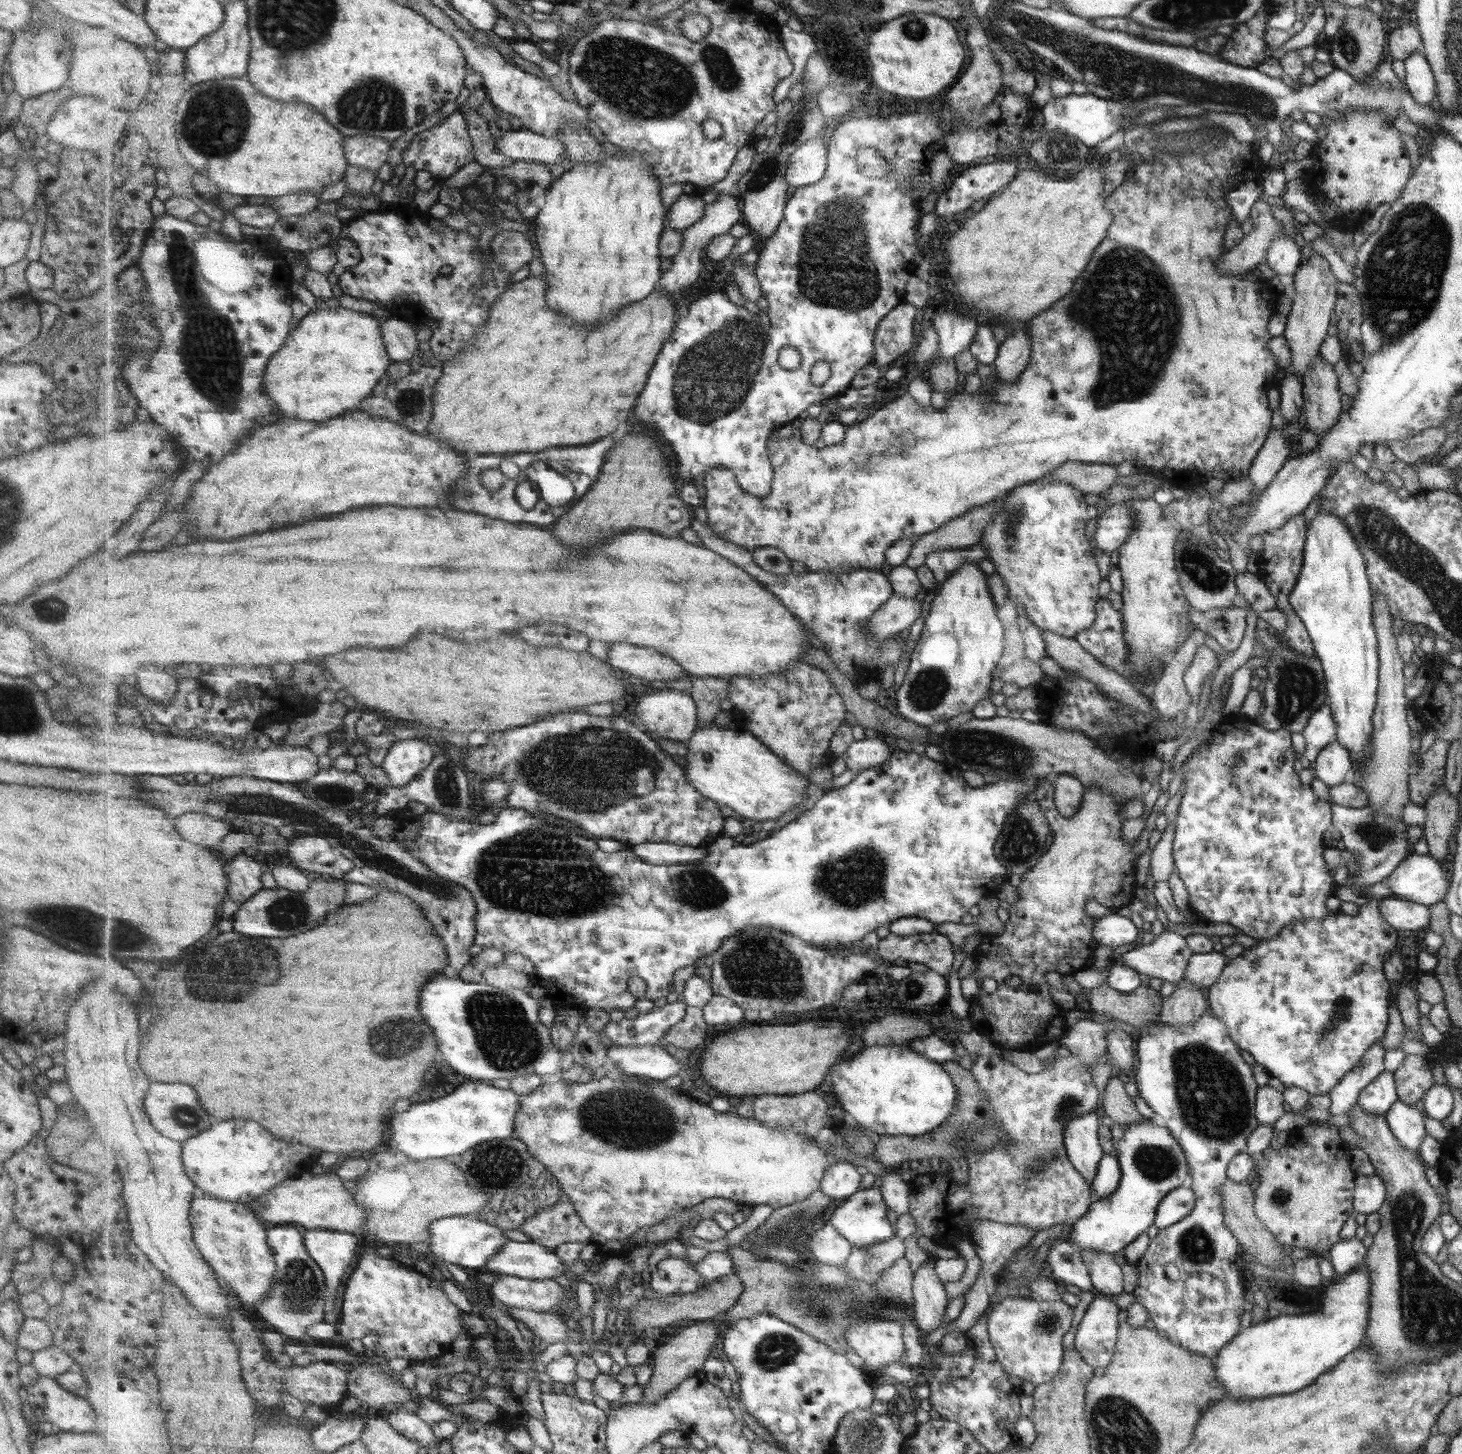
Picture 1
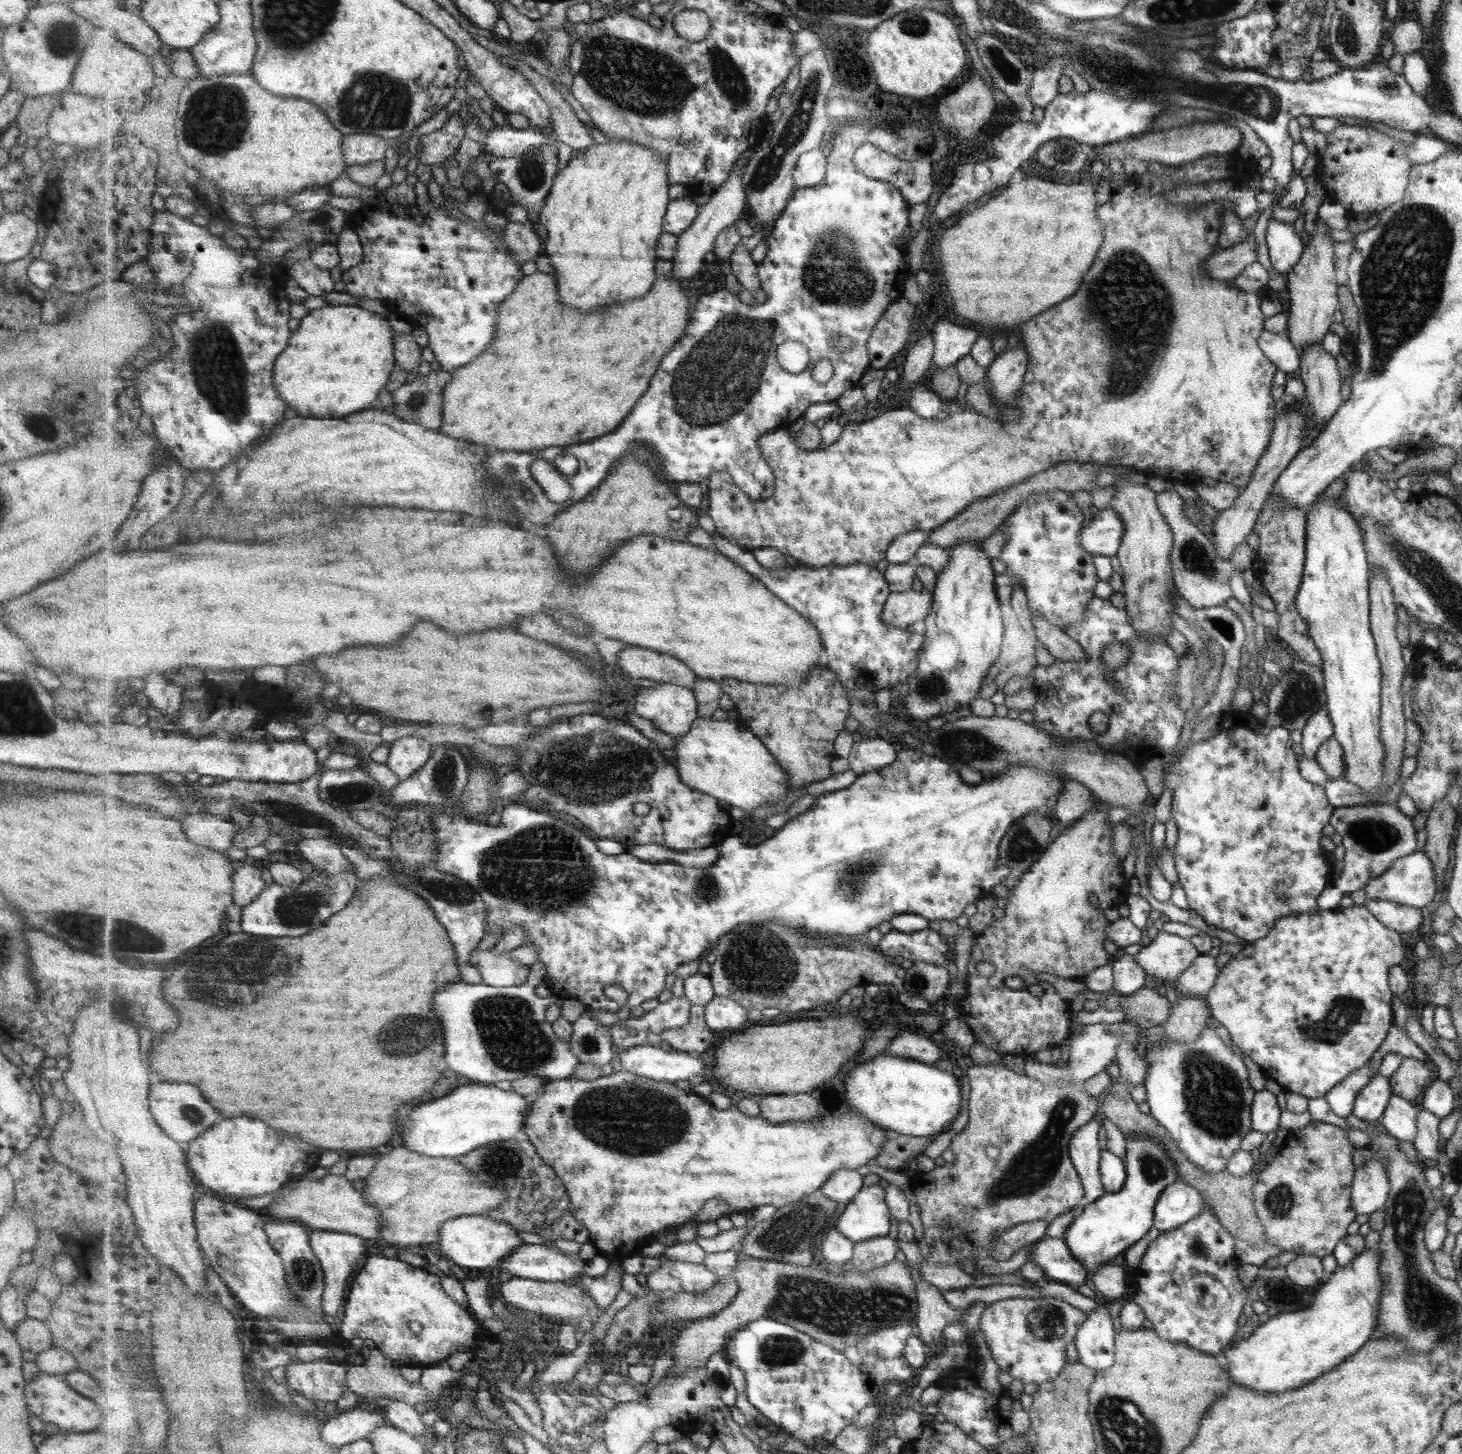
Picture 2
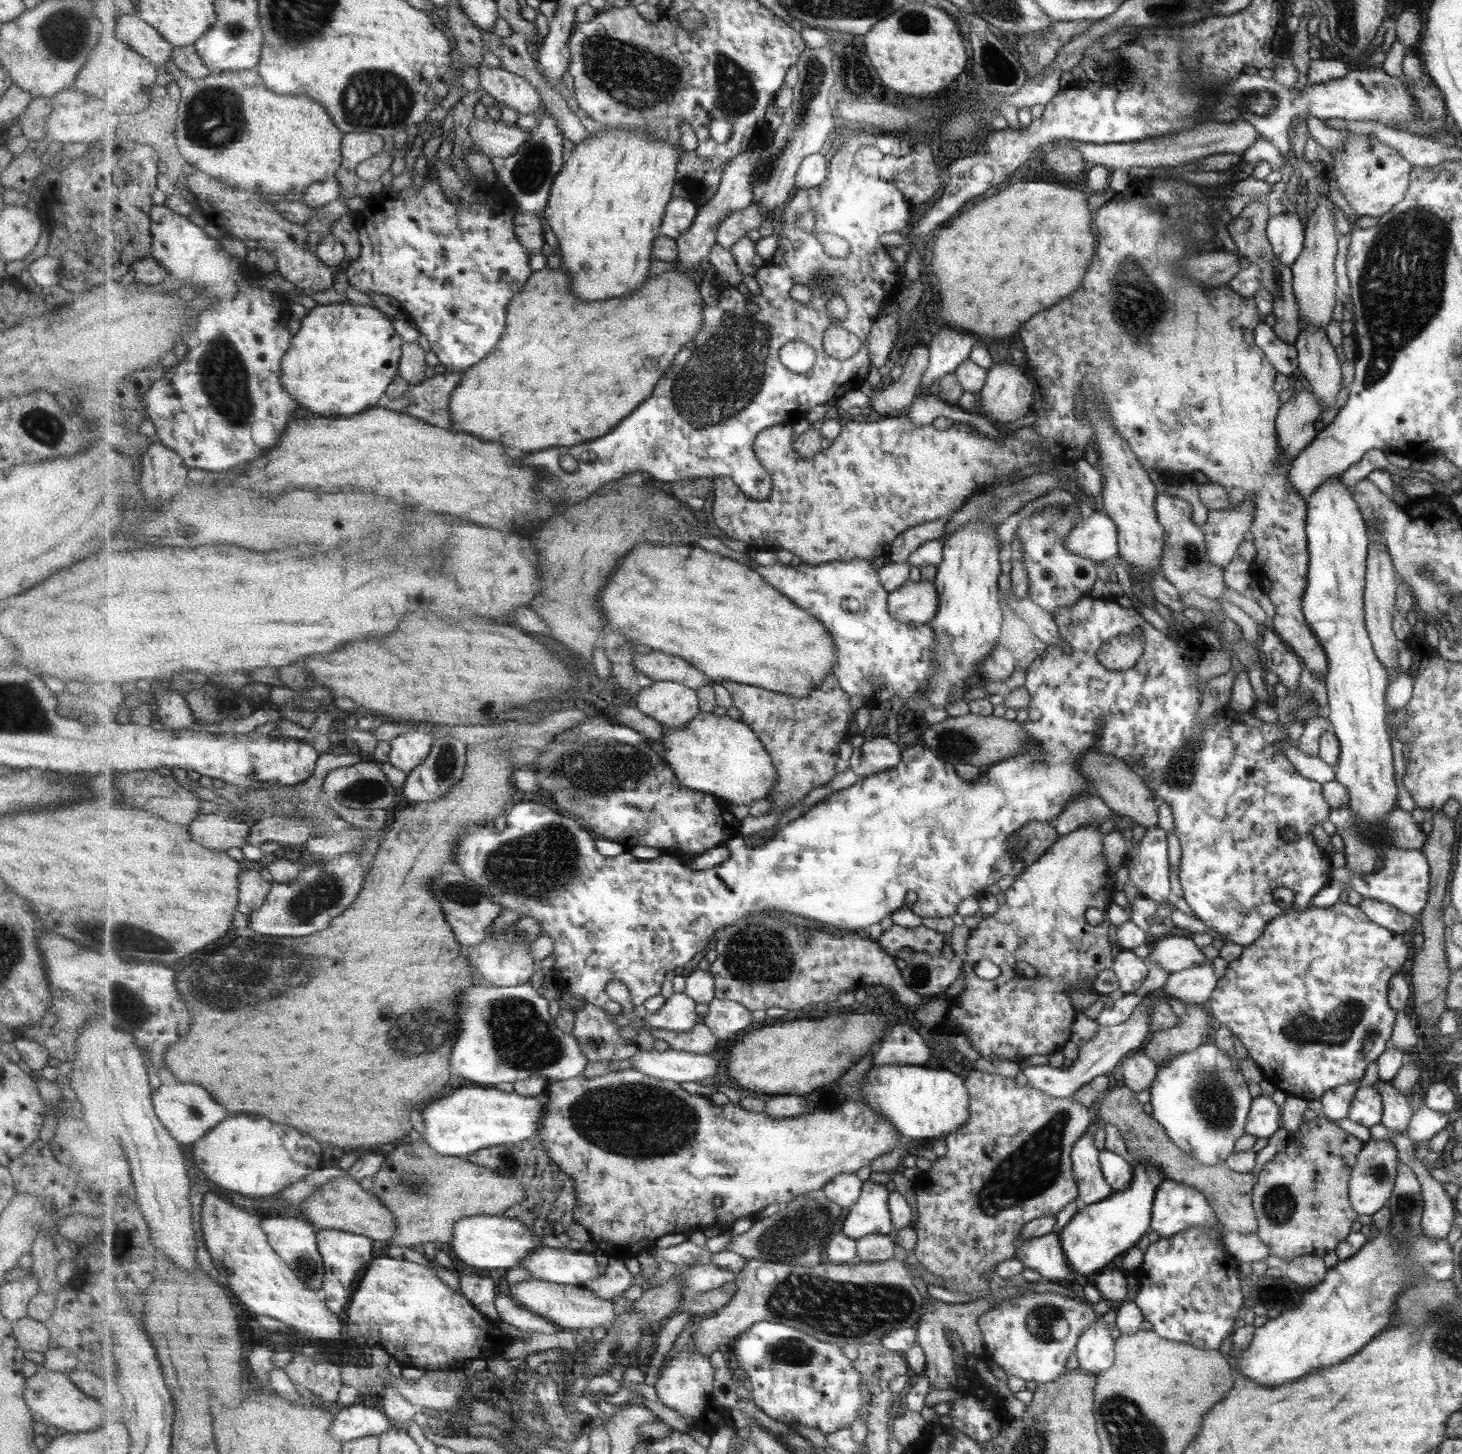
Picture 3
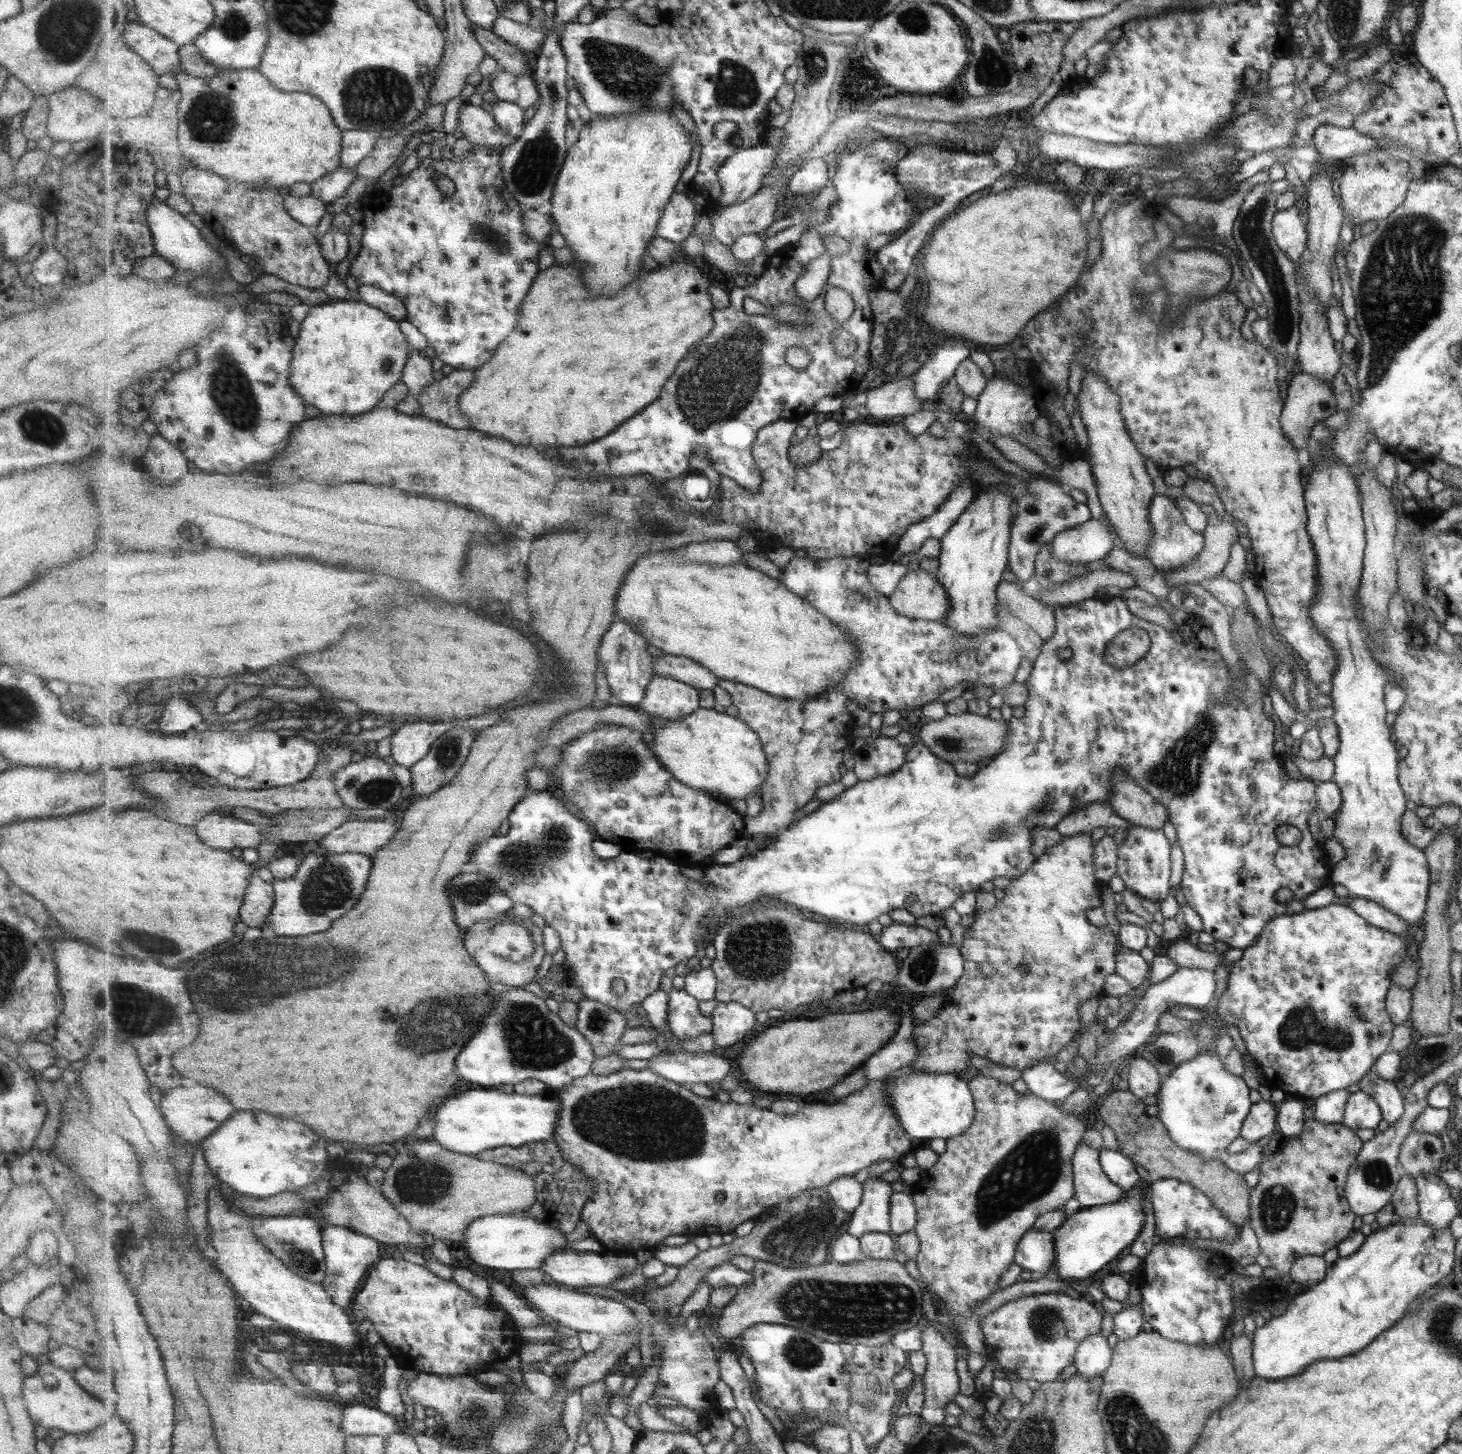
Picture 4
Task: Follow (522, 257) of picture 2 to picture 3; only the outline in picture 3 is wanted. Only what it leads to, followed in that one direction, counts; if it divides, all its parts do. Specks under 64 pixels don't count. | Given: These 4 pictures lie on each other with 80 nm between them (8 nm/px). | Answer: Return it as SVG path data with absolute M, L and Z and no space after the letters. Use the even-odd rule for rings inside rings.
M525 211L514 216L517 240L528 250L528 254L548 251L543 237L541 218Z

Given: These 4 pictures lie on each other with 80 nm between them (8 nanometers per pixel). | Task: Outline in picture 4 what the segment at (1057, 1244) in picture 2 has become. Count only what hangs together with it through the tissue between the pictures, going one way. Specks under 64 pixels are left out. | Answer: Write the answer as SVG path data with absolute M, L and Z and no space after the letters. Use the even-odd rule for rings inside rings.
M1028 1229L1019 1239L1015 1249L1014 1263L1021 1269L1031 1272L1035 1277L1053 1275L1054 1242L1052 1233L1035 1232Z

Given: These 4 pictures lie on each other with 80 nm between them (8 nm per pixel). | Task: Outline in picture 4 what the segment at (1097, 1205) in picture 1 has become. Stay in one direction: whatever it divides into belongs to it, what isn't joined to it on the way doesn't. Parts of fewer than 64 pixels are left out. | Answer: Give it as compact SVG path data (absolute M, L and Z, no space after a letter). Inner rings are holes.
M1142 1182L1135 1190L1126 1193L1122 1200L1106 1205L1082 1207L1072 1215L1065 1217L1062 1224L1052 1233L1054 1242L1054 1266L1051 1277L1069 1281L1073 1278L1081 1280L1094 1276L1099 1268L1109 1264L1123 1248L1127 1248L1139 1234L1143 1226L1143 1193Z

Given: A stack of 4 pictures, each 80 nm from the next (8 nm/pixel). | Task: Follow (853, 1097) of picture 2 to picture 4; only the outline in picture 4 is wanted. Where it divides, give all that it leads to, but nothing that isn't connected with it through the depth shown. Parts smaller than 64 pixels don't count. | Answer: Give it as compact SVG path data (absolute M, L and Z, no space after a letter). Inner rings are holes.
M907 1067L888 1076L889 1095L891 1105L895 1107L895 1115L903 1124L909 1138L917 1140L931 1140L958 1136L970 1128L974 1121L975 1108L971 1102L971 1094L967 1084L951 1074L921 1074L911 1072Z

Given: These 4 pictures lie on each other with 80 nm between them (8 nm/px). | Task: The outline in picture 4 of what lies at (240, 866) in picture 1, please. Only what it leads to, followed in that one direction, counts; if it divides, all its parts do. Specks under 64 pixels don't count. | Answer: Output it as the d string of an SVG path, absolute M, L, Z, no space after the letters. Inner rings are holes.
M256 874L251 875L250 885L246 888L246 901L240 910L241 920L249 927L266 928L271 909L275 906L274 883L261 880Z

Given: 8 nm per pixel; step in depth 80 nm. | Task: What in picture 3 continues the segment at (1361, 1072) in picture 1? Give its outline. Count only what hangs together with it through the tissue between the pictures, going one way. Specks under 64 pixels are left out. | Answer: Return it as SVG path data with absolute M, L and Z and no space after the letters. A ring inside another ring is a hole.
M1347 1082L1343 1086L1335 1086L1335 1089L1324 1093L1319 1100L1321 1102L1320 1116L1325 1116L1331 1122L1346 1118L1358 1088L1359 1084L1356 1082Z

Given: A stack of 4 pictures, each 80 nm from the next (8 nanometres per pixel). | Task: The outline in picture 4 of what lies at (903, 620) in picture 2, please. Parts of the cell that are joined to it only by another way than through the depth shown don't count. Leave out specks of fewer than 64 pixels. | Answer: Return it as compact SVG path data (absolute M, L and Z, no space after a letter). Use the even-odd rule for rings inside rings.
M907 568L907 575L897 586L897 591L890 597L890 602L899 615L915 620L939 621L945 618L951 610L951 600L946 588L939 583L935 574L923 571L921 568L916 572L910 572Z

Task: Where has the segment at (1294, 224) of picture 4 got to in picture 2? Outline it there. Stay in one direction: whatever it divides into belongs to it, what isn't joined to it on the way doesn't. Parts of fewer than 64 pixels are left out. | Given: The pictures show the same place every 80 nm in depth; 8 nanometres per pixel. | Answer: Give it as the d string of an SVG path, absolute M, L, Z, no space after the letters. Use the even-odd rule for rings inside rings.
M1268 220L1265 244L1271 266L1280 274L1286 274L1297 264L1304 251L1304 237L1298 237L1293 226Z

